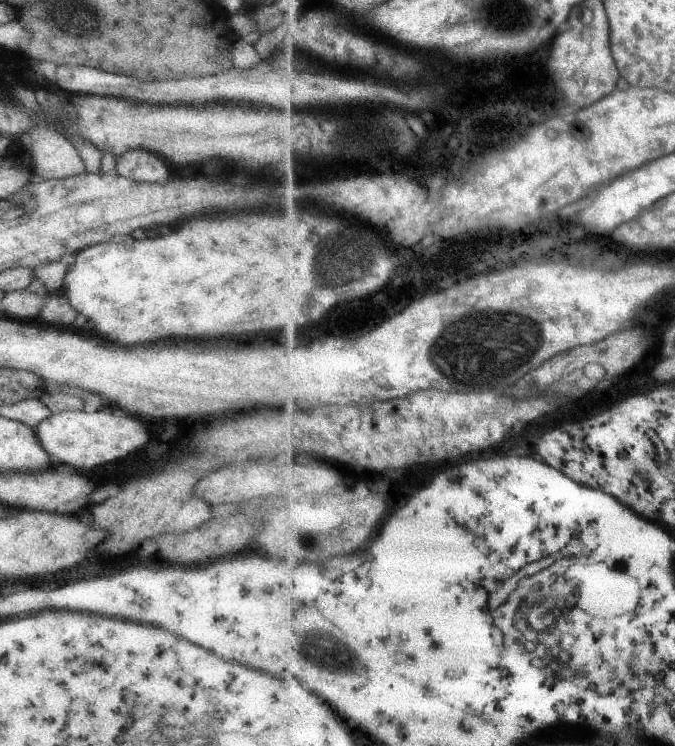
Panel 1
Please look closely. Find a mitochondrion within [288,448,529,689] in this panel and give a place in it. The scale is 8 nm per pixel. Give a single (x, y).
(351, 663)

